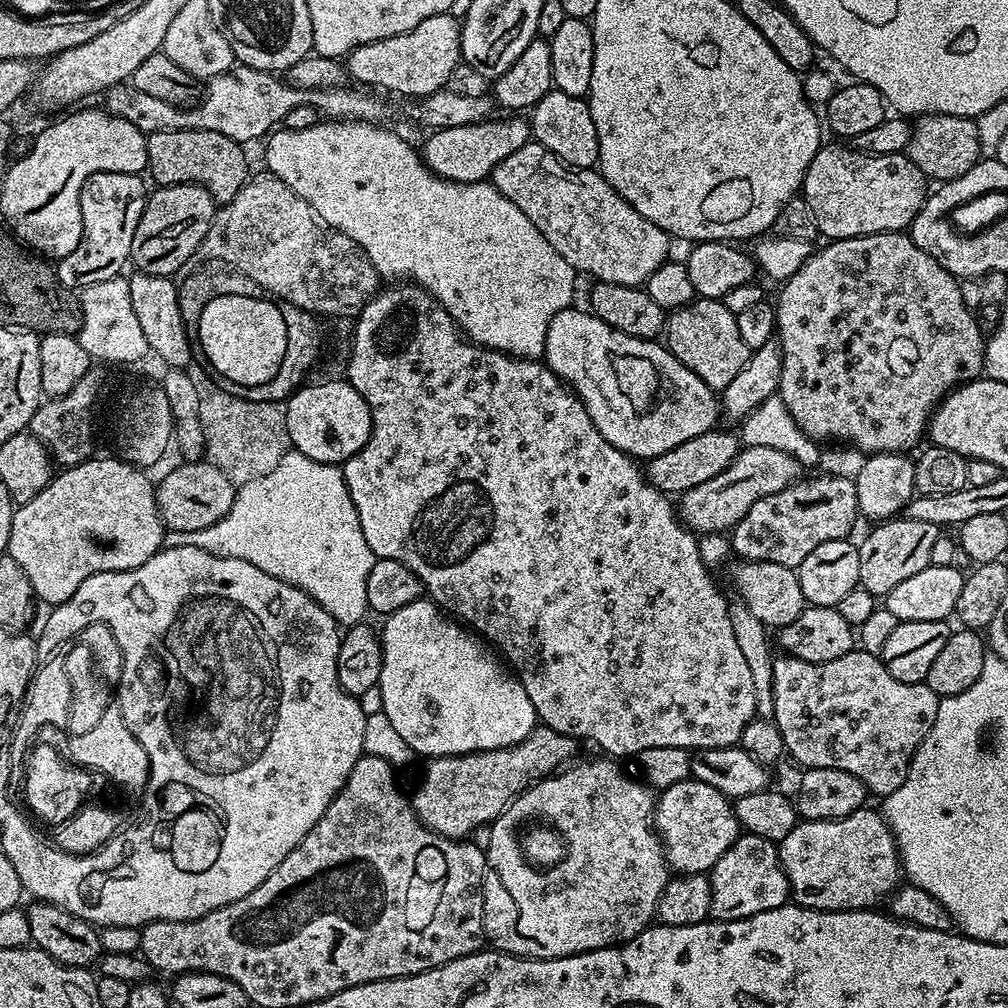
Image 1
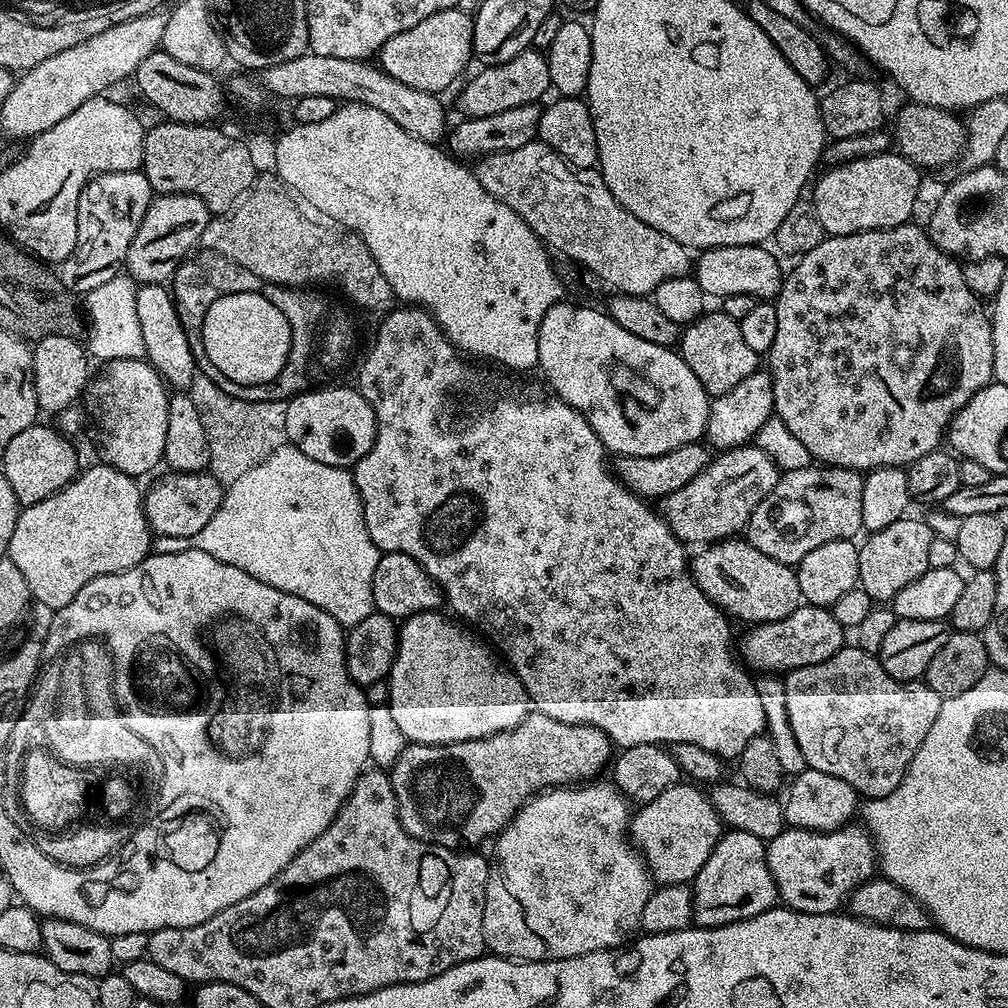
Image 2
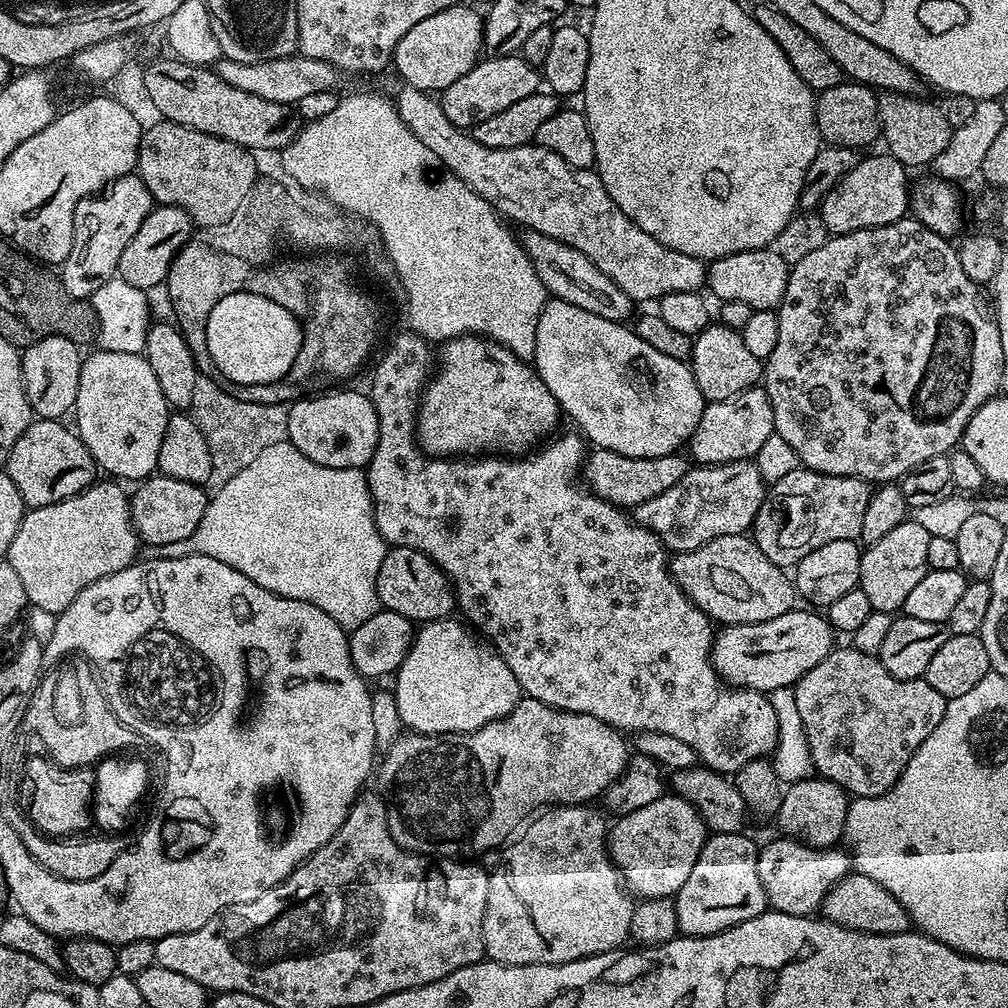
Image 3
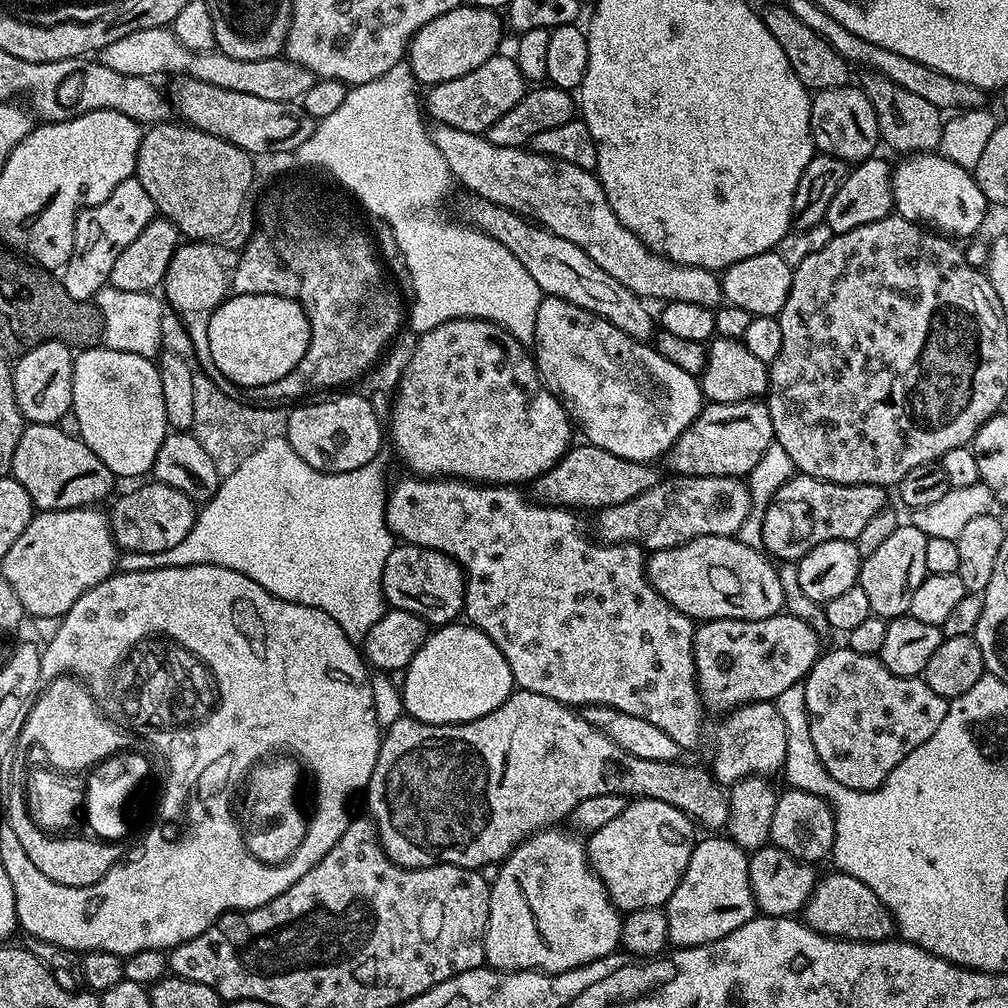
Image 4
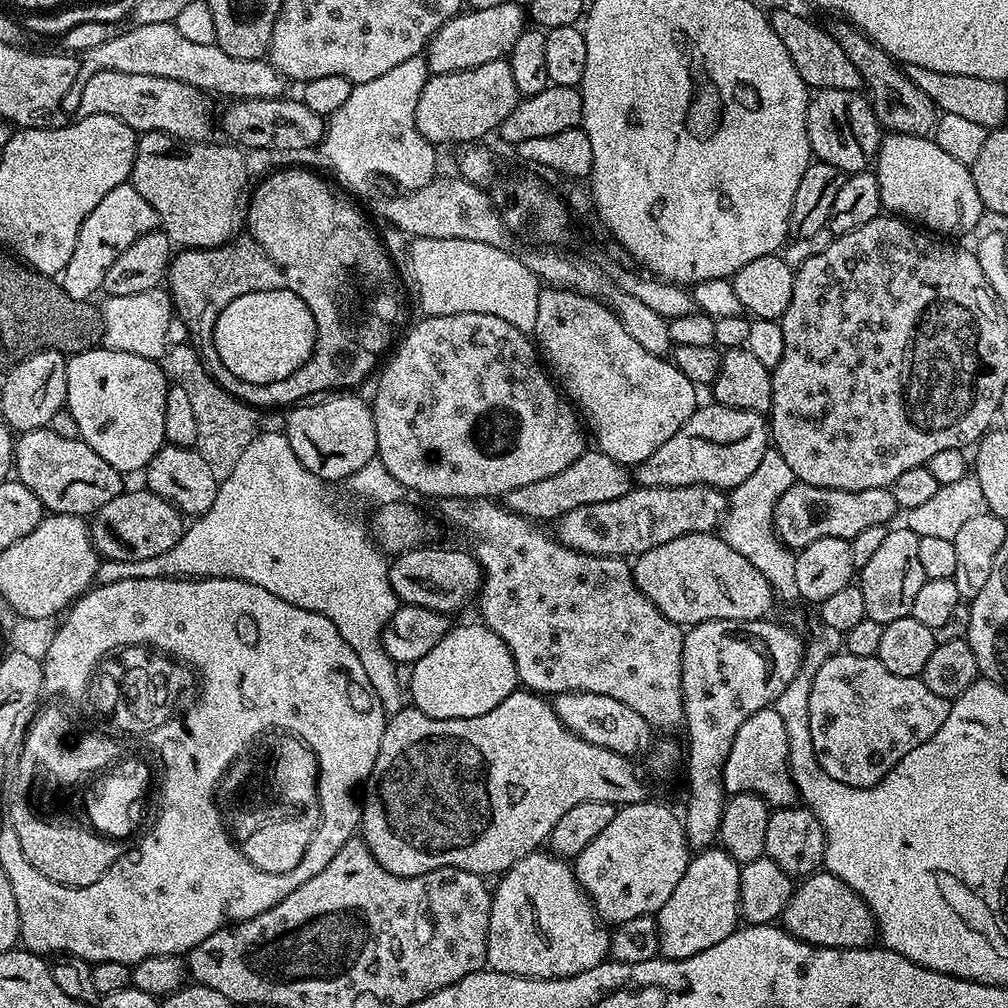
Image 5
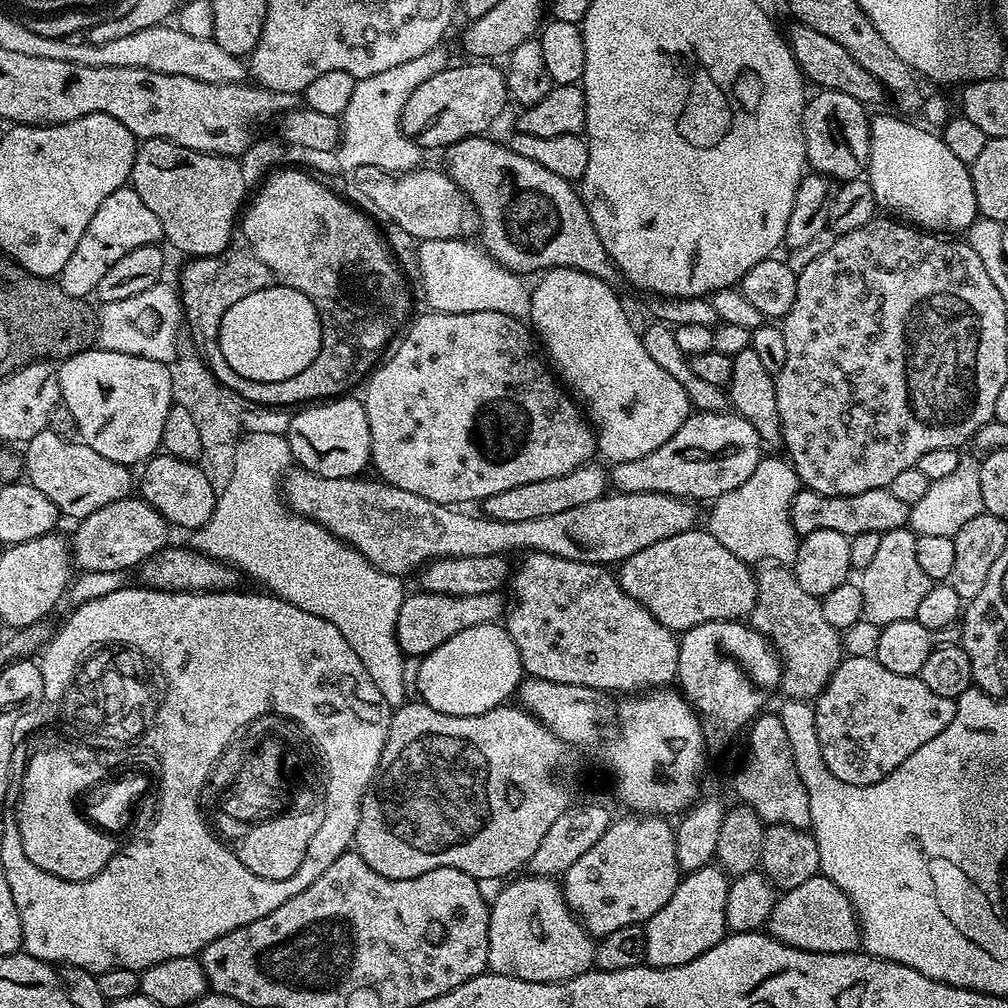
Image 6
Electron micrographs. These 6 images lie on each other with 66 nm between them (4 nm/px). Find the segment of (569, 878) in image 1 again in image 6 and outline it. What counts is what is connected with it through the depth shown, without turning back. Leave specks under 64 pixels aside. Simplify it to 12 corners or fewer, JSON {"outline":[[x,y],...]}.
{"outline":[[524,874],[488,909],[487,971],[560,984],[596,944],[555,879]]}

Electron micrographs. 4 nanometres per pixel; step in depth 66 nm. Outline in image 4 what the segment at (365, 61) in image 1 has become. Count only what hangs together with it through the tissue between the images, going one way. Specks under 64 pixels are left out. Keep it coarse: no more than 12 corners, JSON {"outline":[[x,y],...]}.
{"outline":[[461,6],[414,34],[417,85],[462,78],[501,51],[501,17]]}

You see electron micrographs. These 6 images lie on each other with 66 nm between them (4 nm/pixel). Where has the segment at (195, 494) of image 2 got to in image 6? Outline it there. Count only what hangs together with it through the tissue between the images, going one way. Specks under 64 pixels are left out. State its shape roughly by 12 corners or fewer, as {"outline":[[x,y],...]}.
{"outline":[[129,498],[75,525],[80,572],[128,572],[169,547],[170,525]]}

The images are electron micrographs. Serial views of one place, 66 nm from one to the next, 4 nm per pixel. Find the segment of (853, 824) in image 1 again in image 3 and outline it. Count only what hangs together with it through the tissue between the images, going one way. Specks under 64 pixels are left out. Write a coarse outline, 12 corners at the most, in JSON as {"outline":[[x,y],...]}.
{"outline":[[779,838],[758,851],[771,911],[816,916],[847,851]]}

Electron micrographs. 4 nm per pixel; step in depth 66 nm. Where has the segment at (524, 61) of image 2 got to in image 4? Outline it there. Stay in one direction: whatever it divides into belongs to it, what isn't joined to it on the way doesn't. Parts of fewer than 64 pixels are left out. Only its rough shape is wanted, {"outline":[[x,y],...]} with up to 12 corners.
{"outline":[[511,55],[427,89],[436,124],[485,133],[526,91]]}

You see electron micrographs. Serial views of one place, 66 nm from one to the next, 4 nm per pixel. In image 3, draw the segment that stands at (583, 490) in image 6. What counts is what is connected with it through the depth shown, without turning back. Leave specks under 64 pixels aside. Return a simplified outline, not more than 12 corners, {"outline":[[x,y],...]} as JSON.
{"outline":[[593,447],[582,480],[625,510],[658,498],[690,467],[683,455],[630,458]]}

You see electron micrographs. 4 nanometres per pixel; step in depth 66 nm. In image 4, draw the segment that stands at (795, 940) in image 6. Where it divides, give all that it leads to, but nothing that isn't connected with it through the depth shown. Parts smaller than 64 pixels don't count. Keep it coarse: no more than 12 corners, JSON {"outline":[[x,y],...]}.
{"outline":[[839,870],[817,879],[802,920],[836,940],[890,940],[892,911]]}

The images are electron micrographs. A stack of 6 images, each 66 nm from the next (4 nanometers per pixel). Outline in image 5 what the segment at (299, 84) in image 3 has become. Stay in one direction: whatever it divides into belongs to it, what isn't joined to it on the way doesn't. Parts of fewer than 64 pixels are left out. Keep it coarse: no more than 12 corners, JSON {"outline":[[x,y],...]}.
{"outline":[[154,22],[82,53],[92,72],[174,78],[213,97],[279,100],[270,60],[230,58]]}

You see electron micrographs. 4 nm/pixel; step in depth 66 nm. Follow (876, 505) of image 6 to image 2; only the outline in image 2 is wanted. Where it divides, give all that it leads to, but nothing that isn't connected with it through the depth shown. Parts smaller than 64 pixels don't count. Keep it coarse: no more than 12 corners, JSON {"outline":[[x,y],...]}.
{"outline":[[790,469],[750,514],[746,539],[797,565],[861,535],[864,476]]}

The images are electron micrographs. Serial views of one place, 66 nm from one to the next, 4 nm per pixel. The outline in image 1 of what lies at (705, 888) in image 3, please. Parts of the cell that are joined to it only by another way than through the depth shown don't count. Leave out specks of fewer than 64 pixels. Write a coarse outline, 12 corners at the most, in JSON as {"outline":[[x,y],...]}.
{"outline":[[740,835],[708,881],[713,920],[790,900],[777,845]]}

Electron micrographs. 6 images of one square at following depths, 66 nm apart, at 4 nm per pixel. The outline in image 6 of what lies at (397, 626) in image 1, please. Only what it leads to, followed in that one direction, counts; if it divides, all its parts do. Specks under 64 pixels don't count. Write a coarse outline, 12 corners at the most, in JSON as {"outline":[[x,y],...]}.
{"outline":[[500,622],[423,657],[419,699],[442,714],[500,707],[526,676]]}

